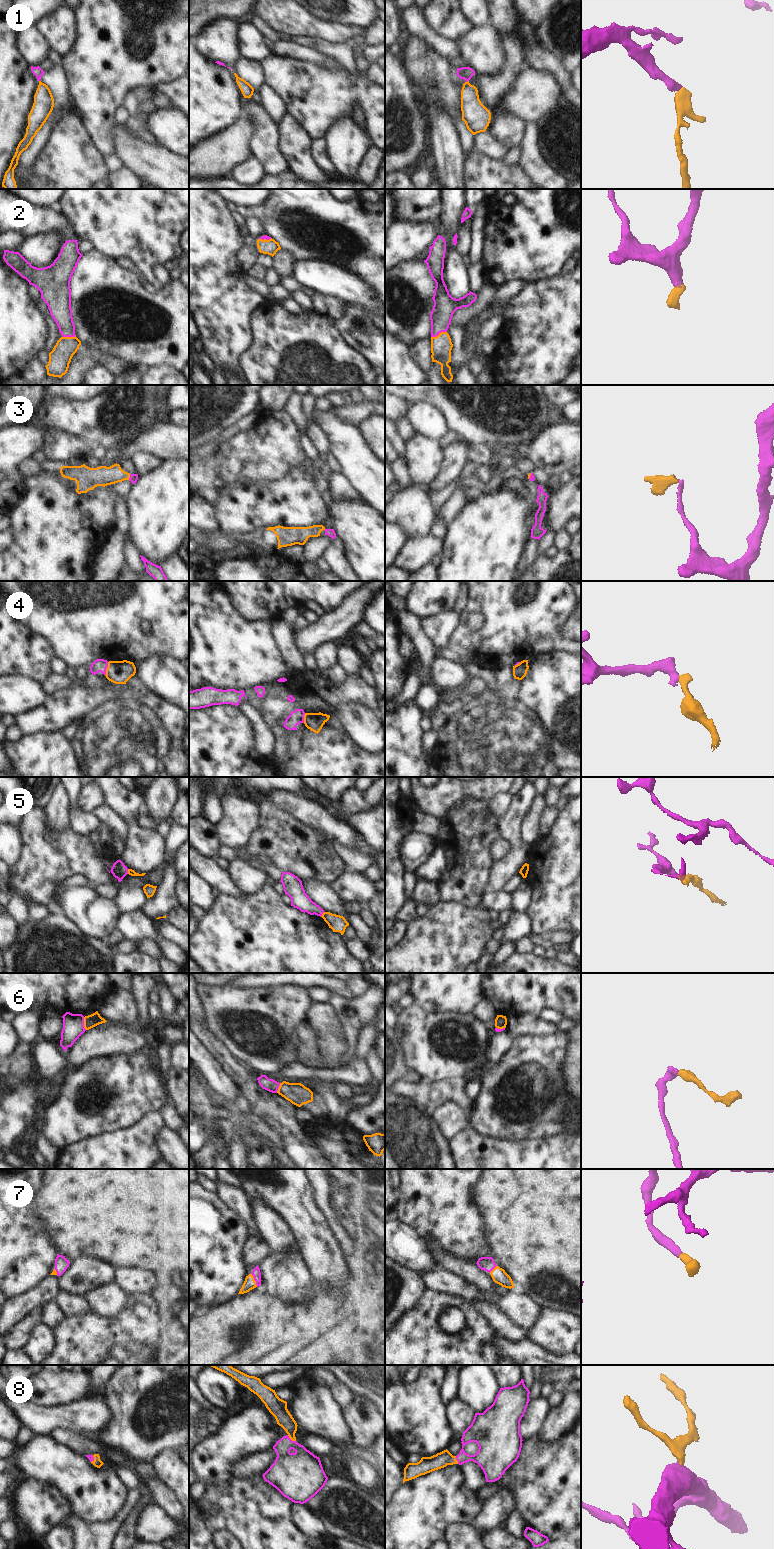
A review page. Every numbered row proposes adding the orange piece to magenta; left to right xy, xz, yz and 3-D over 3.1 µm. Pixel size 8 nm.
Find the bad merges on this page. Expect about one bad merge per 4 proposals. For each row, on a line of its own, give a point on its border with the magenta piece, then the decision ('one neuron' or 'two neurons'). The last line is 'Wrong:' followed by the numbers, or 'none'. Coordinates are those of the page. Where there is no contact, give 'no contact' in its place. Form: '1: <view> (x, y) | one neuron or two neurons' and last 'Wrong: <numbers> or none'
1: yz (467, 81) | one neuron
2: yz (438, 334) | one neuron
3: xy (130, 477) | one neuron
4: xy (106, 668) | two neurons
5: xy (127, 871) | one neuron
6: xy (83, 1023) | two neurons
7: xz (254, 1279) | one neuron
8: xz (290, 1439) | one neuron
Wrong: 4, 6

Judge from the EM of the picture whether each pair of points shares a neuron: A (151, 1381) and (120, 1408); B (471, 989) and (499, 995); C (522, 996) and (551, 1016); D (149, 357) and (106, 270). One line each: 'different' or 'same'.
A: same
B: different
C: different
D: same

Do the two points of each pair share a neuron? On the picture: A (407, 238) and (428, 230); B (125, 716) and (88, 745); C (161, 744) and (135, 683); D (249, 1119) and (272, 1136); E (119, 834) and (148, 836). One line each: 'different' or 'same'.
A: same
B: same
C: different
D: same
E: different

